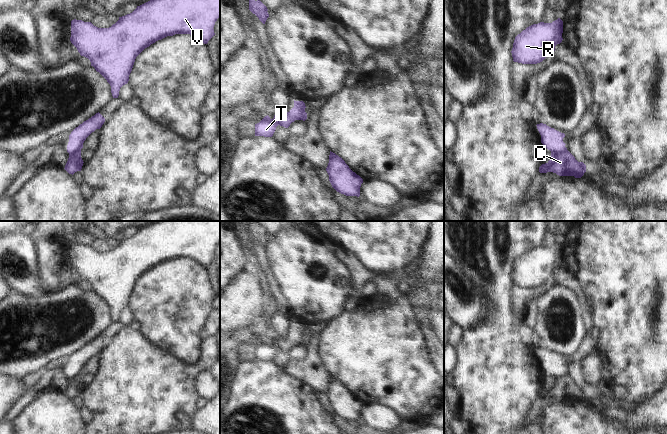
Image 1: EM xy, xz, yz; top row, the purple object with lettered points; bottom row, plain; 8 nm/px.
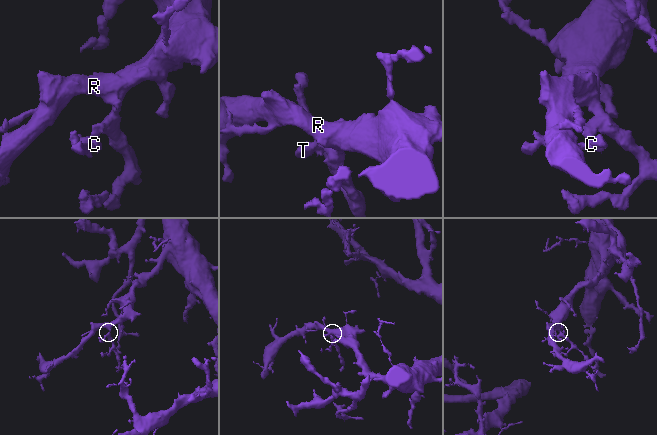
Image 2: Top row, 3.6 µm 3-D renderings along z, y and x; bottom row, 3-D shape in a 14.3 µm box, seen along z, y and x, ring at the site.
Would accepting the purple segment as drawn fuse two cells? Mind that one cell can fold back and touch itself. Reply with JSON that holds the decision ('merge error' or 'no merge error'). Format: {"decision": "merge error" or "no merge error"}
{"decision": "merge error"}

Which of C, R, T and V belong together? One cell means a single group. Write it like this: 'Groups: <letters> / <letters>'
Groups: C / R T V.

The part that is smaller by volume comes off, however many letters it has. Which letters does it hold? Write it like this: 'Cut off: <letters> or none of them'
Cut off: C

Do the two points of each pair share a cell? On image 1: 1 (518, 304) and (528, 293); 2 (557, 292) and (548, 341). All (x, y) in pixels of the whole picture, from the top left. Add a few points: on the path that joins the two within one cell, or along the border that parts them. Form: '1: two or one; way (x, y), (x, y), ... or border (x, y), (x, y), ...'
1: one; way (520, 301), (525, 296)
2: one; way (549, 304), (544, 314), (546, 329)

